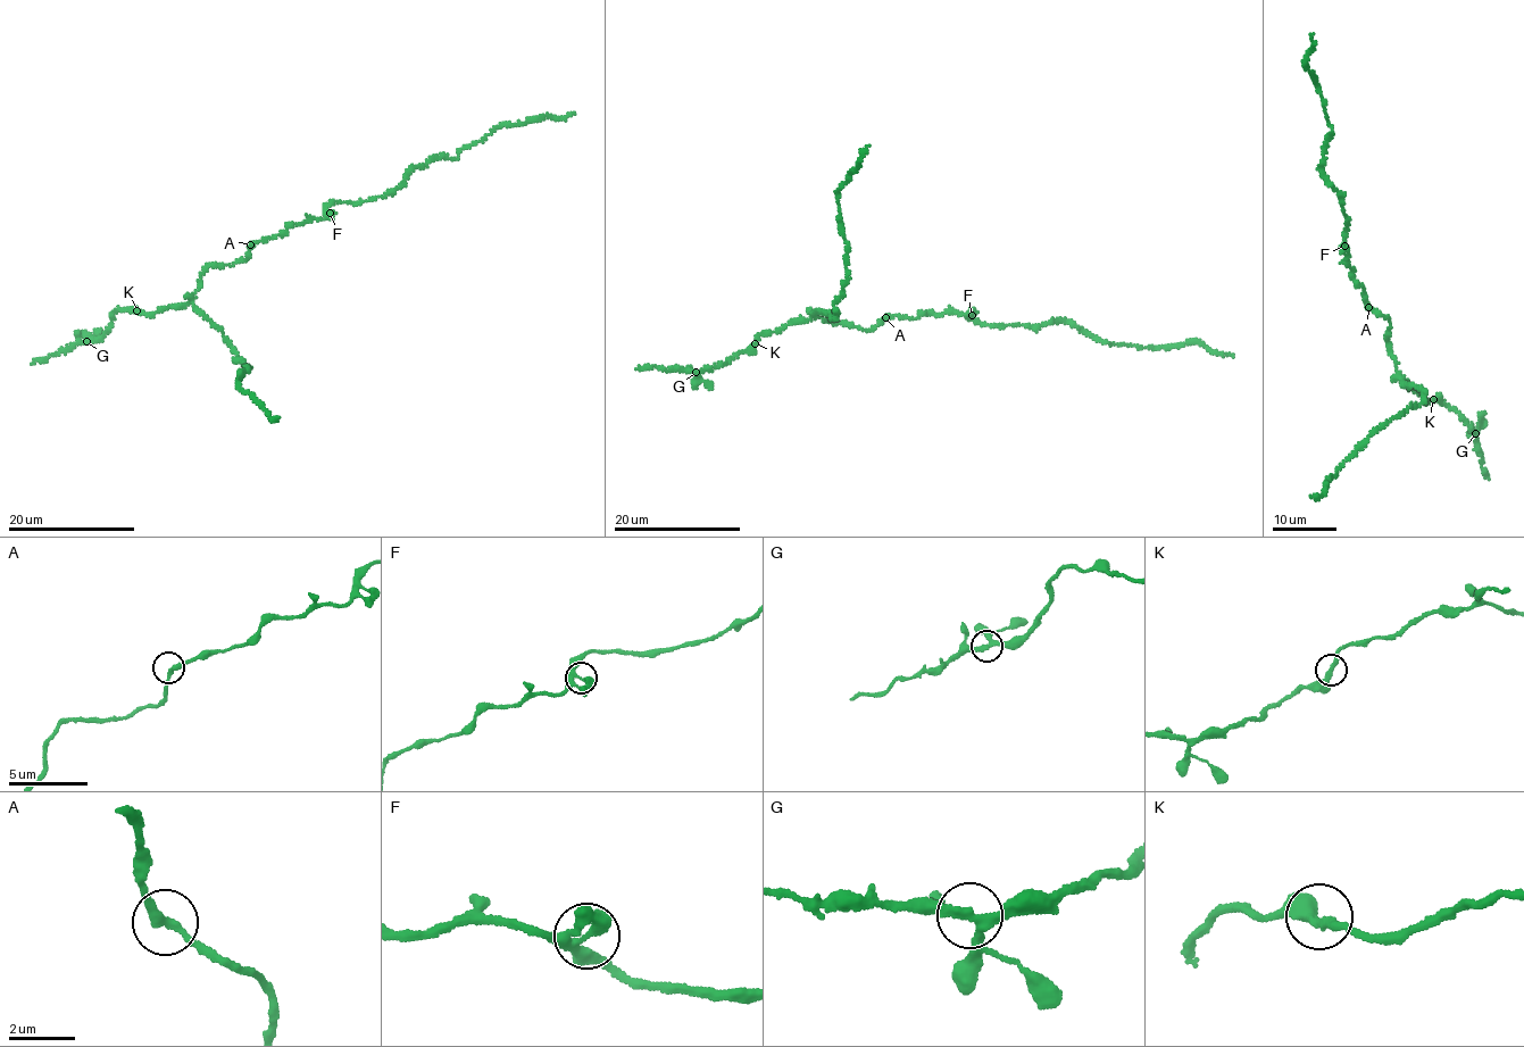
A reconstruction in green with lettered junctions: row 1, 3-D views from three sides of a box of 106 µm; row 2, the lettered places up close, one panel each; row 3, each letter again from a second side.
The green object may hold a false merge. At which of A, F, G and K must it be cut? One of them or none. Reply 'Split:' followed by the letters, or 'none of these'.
Split: G

